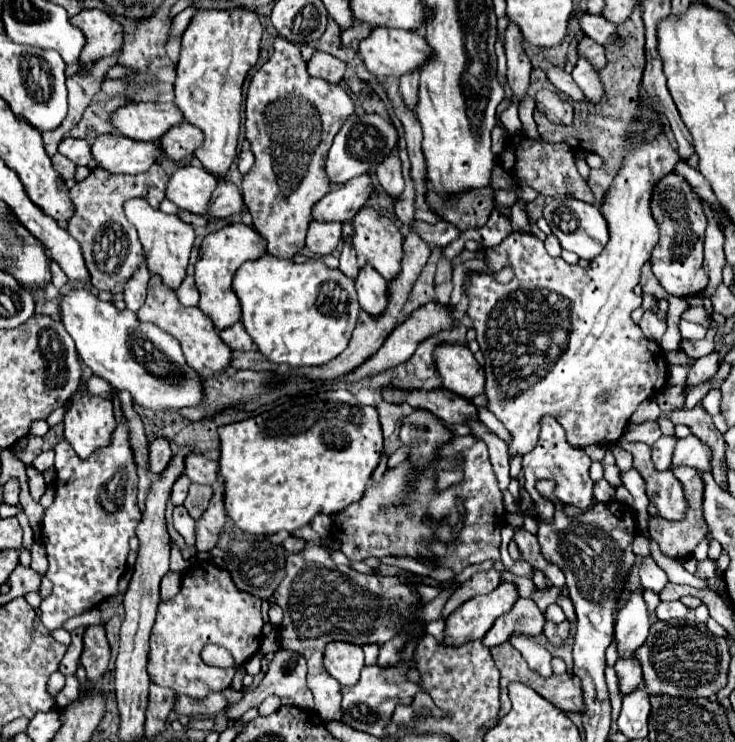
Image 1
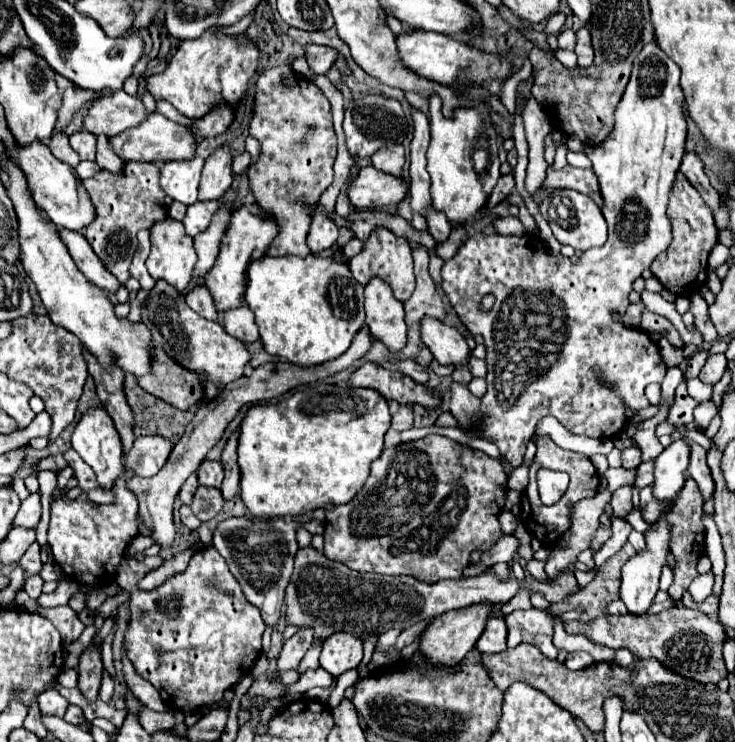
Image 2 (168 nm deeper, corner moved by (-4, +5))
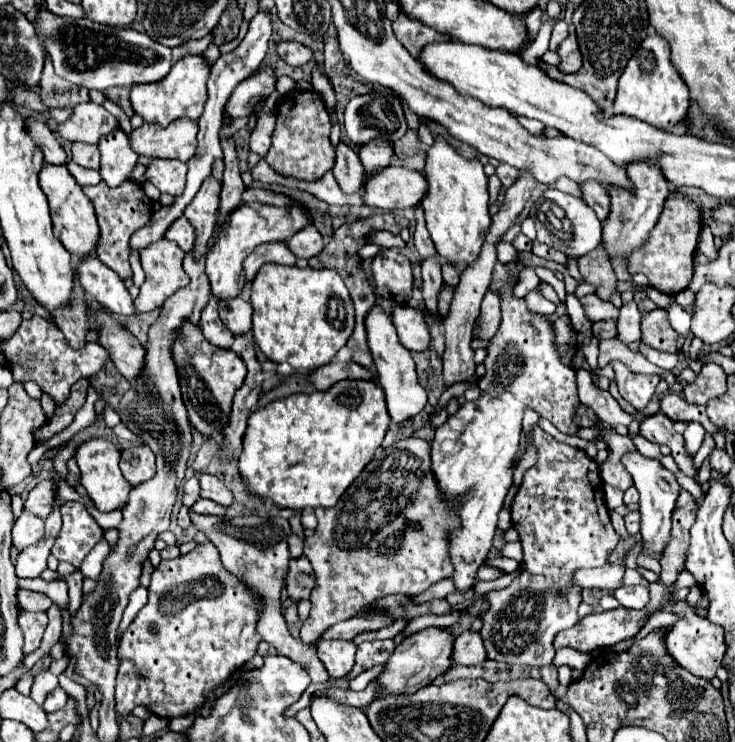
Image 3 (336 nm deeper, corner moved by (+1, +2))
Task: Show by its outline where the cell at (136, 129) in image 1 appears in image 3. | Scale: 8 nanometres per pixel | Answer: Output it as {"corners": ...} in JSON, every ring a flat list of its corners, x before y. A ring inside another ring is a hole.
{"corners":[[85,102,73,108,71,116,57,126,57,134,69,142,97,144,101,136,117,128,117,118,109,114,103,106]]}

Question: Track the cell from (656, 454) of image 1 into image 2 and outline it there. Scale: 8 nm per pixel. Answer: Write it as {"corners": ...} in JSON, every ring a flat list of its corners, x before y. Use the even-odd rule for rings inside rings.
{"corners":[[654,459,642,463,638,467,638,473,636,473,636,487,646,487,646,485,652,485,654,483]]}

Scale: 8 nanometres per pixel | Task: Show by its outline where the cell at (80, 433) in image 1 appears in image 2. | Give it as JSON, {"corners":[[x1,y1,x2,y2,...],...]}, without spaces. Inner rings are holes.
{"corners":[[100,405,88,407,88,411,82,415,82,419,76,423,76,429,72,433,72,447,78,451,78,455,94,469,98,483,104,489,110,489,114,479,120,477,120,473,124,471,122,465,122,443,120,443,120,435,114,427,112,417,108,415,108,411]]}

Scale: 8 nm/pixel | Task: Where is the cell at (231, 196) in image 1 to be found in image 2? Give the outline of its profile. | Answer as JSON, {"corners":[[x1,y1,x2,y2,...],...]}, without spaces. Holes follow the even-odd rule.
{"corners":[[198,201,198,203,190,205,186,217,182,219,186,233,190,237,196,237,198,233,202,233,210,225,218,207,220,207,220,201]]}

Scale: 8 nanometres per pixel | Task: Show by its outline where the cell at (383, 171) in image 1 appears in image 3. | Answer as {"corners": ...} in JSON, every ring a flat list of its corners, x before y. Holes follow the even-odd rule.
{"corners":[[369,140,369,144,361,144,359,158,365,166,365,172,375,172,379,168,387,168,393,160,395,152,387,140]]}

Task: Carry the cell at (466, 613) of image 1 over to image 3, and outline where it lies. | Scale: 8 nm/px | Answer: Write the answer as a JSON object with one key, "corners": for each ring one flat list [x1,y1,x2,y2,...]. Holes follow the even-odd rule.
{"corners":[[427,628,407,636,389,656,389,664,385,664,383,672,379,674,379,696,387,694,413,694,423,686,429,686,437,676,445,674,451,666,451,652,453,652,453,636,441,628]]}

